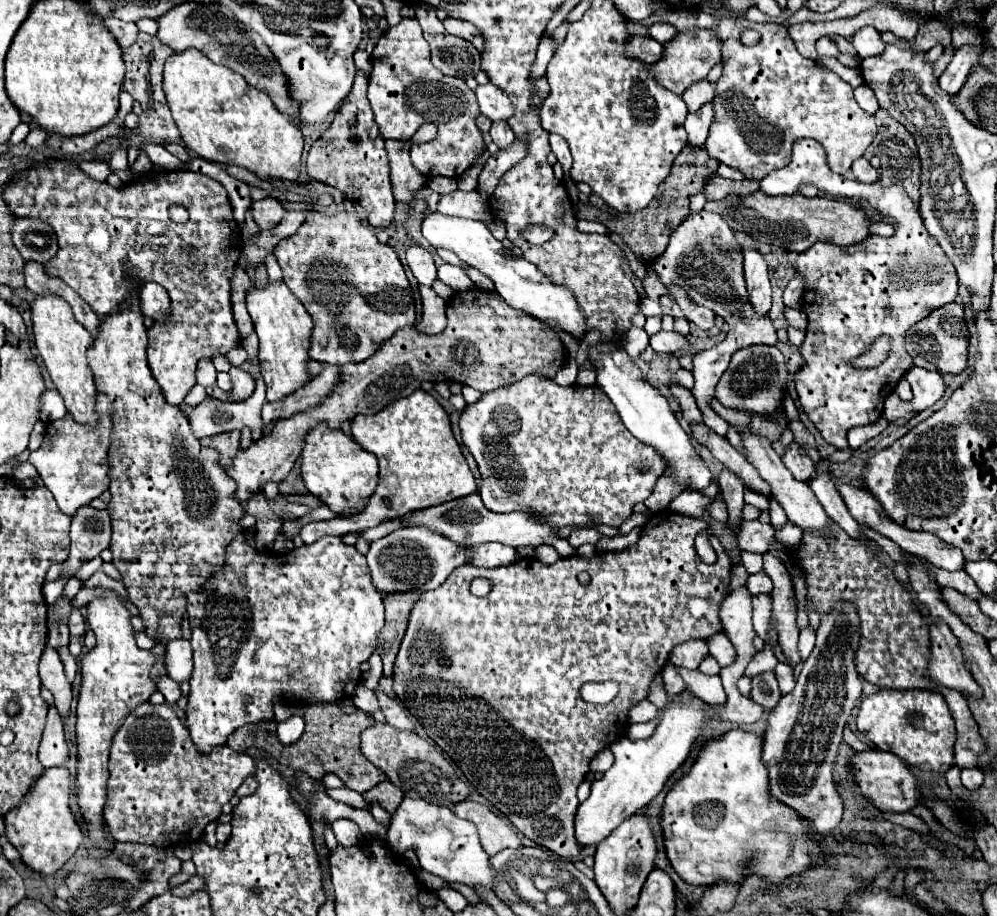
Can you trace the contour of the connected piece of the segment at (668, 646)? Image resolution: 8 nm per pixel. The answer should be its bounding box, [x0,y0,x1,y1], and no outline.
[393,511,731,859]

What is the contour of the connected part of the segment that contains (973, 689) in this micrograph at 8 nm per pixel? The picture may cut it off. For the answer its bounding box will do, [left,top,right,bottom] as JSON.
[927,621,981,697]

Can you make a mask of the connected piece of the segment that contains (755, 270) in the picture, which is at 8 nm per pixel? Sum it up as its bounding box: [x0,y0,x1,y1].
[745,251,771,315]

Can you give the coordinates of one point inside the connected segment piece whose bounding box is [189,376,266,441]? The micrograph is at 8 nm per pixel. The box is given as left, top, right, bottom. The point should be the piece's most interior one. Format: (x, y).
(211, 417)

